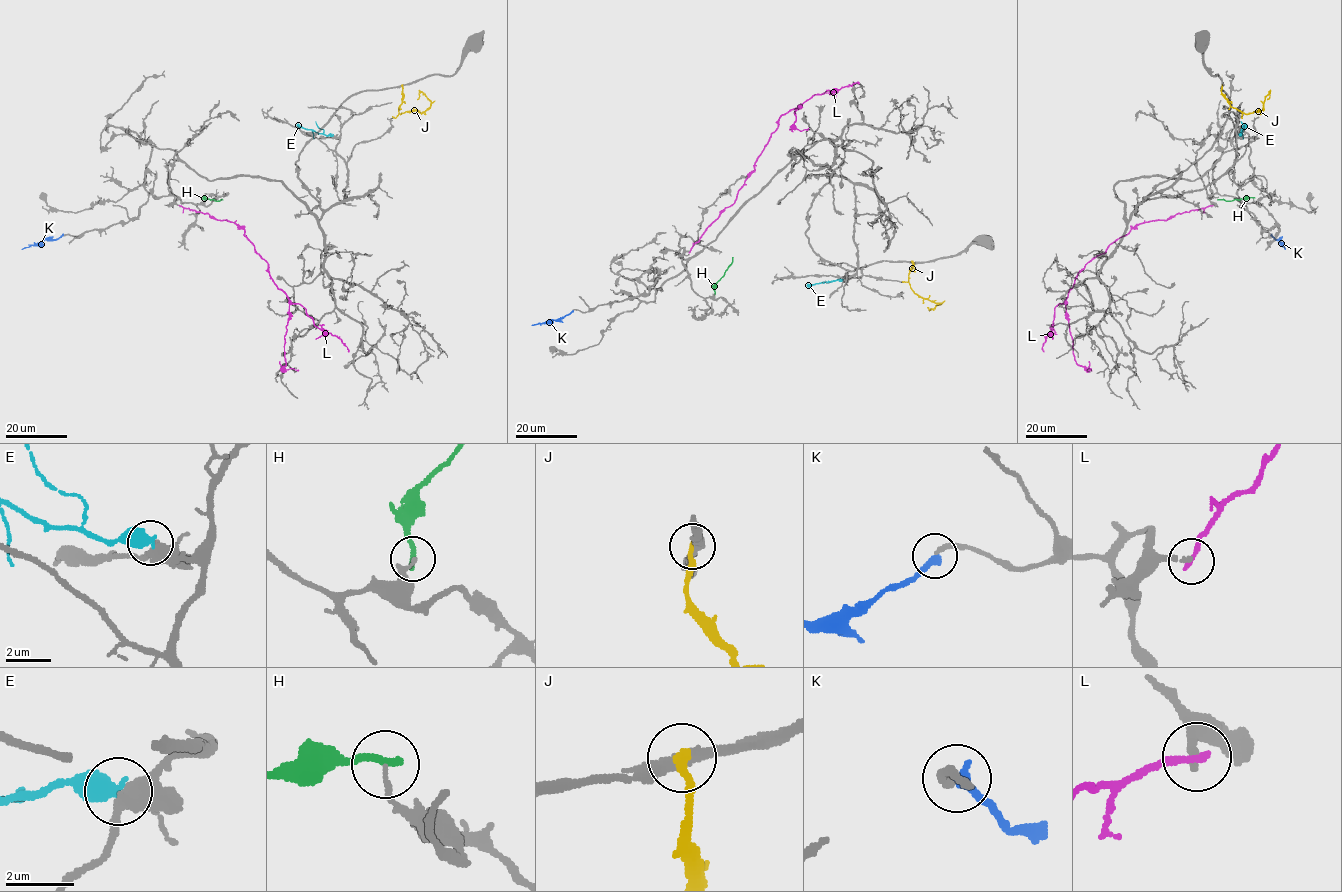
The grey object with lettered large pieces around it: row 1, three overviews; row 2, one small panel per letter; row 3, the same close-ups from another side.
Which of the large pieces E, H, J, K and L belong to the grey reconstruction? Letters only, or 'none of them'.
K

